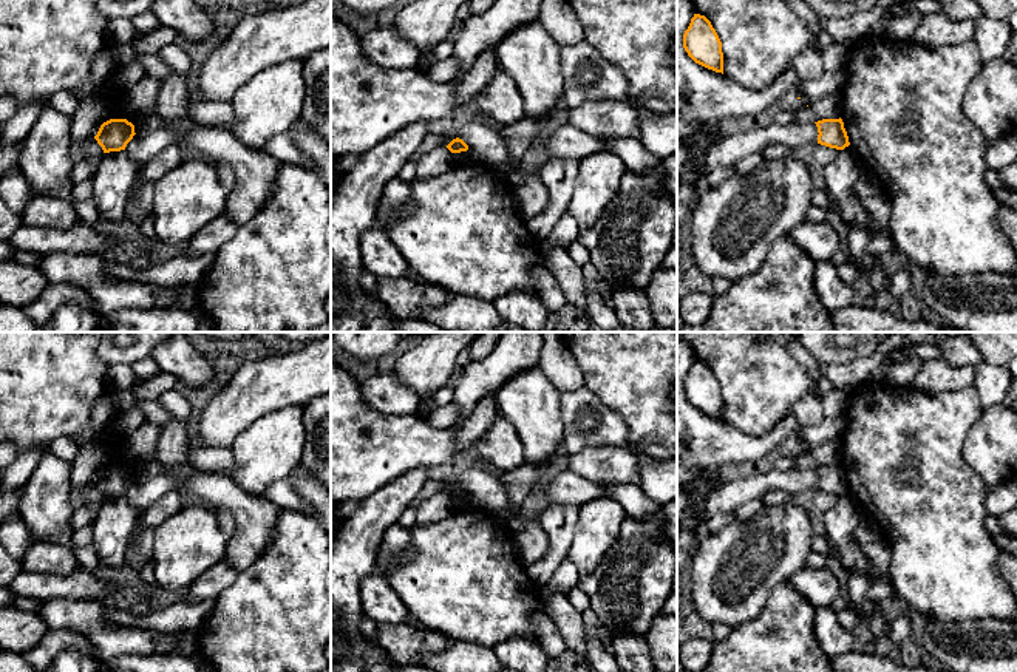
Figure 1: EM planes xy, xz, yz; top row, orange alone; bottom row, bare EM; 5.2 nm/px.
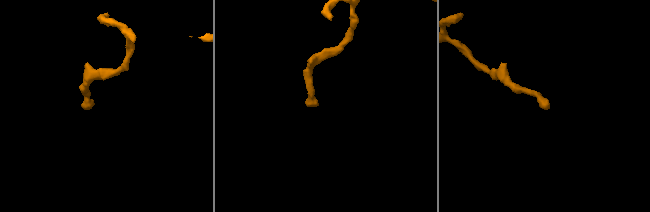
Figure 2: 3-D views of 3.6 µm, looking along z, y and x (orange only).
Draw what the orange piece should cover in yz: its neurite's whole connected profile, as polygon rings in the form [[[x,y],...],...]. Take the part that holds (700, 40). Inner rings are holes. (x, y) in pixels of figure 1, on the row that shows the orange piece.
[[[694,14],[683,34],[683,48],[696,63],[723,74],[722,42],[705,15]]]

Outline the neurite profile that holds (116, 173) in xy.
[[[125,150],[104,153],[93,176],[93,201],[100,219],[117,221],[127,216],[125,205],[139,167]]]

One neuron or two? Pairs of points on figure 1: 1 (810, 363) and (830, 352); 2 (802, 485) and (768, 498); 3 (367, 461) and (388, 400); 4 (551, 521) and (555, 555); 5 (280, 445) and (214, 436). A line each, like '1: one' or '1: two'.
1: two
2: two
3: two
4: one
5: two

